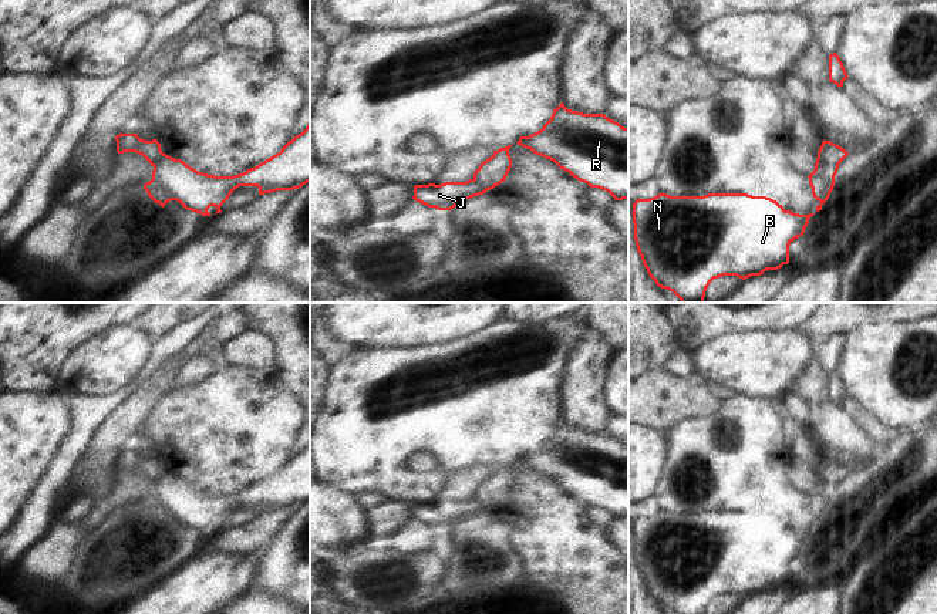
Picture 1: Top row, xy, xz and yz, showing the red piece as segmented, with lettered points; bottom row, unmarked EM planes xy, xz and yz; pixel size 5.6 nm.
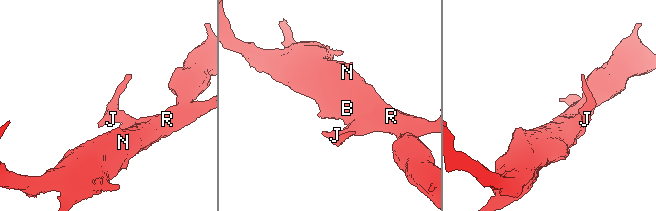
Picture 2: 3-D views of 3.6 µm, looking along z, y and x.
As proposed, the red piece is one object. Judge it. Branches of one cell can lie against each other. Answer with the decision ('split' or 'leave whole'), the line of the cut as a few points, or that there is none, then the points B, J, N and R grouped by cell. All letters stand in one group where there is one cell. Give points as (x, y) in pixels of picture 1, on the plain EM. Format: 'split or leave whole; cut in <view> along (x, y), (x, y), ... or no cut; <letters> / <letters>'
split; cut in yz along (818, 472), (835, 492); B N R / J

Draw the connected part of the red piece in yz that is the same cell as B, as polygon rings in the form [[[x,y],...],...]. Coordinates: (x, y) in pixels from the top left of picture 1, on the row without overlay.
[[[658,512],[637,517],[631,533],[638,573],[655,603],[675,614],[705,614],[714,597],[737,594],[745,598],[788,583],[789,563],[805,551],[815,532],[793,532],[771,516],[748,512]]]

